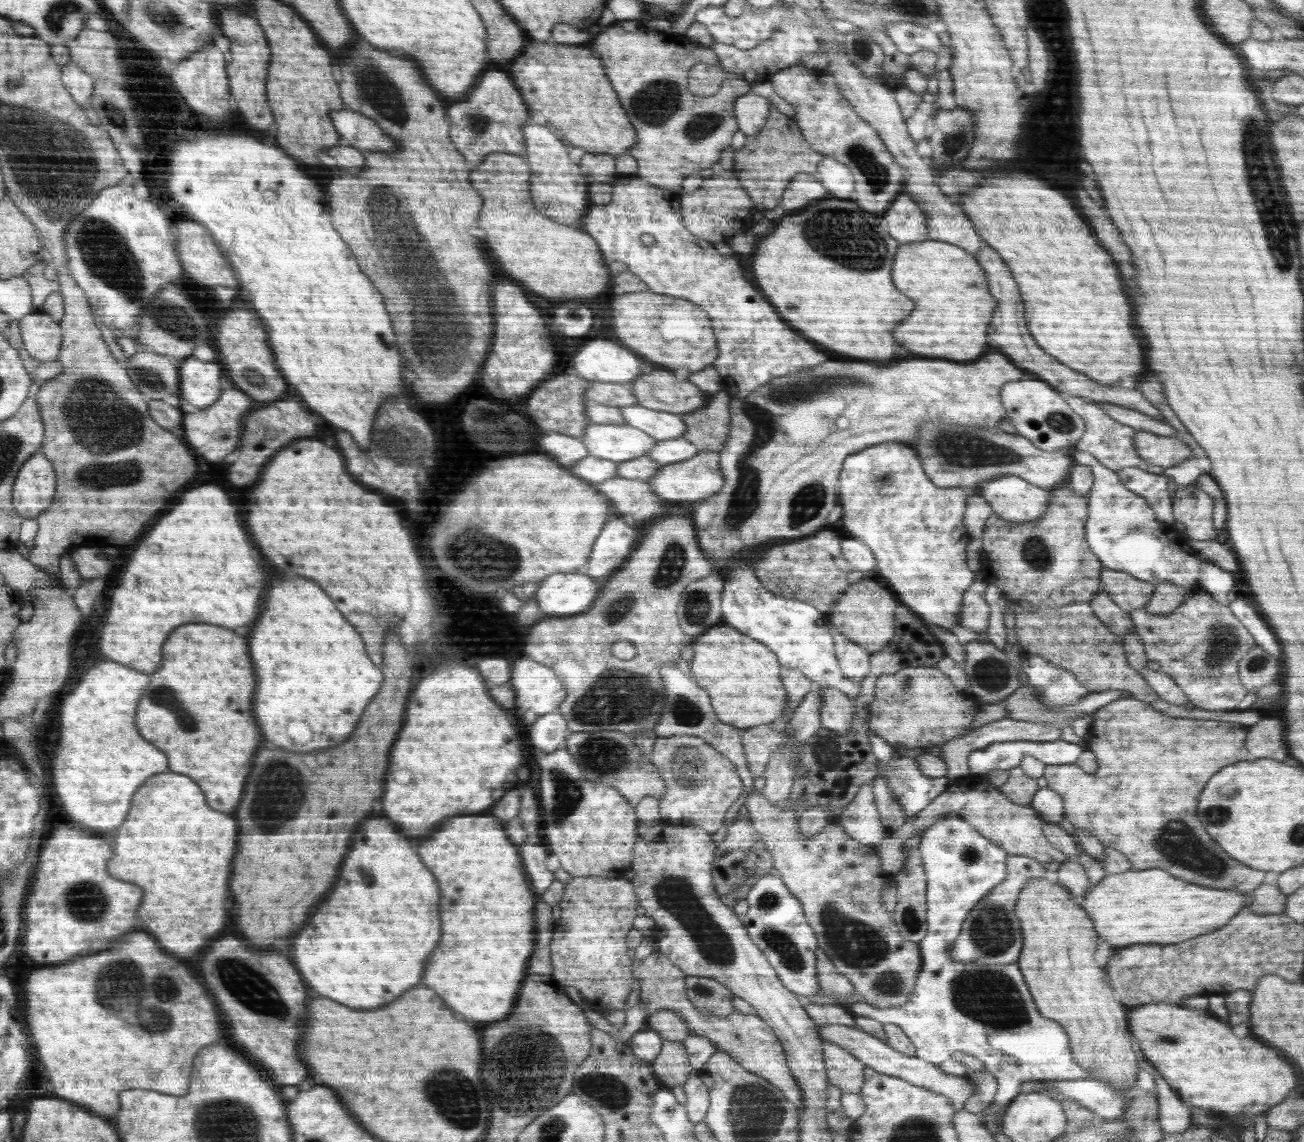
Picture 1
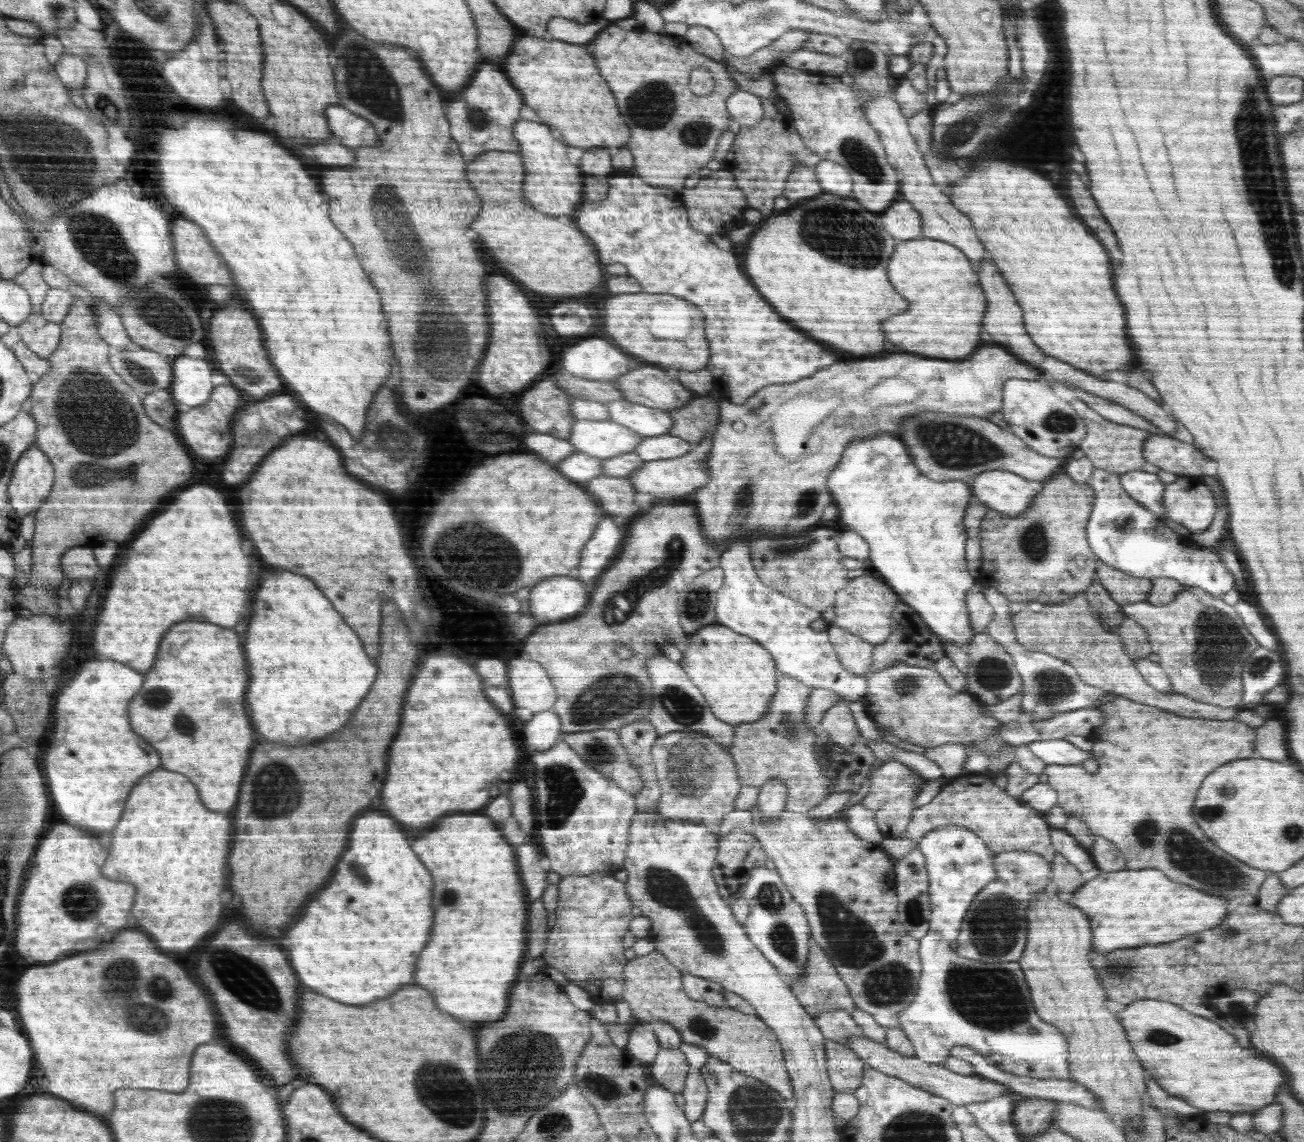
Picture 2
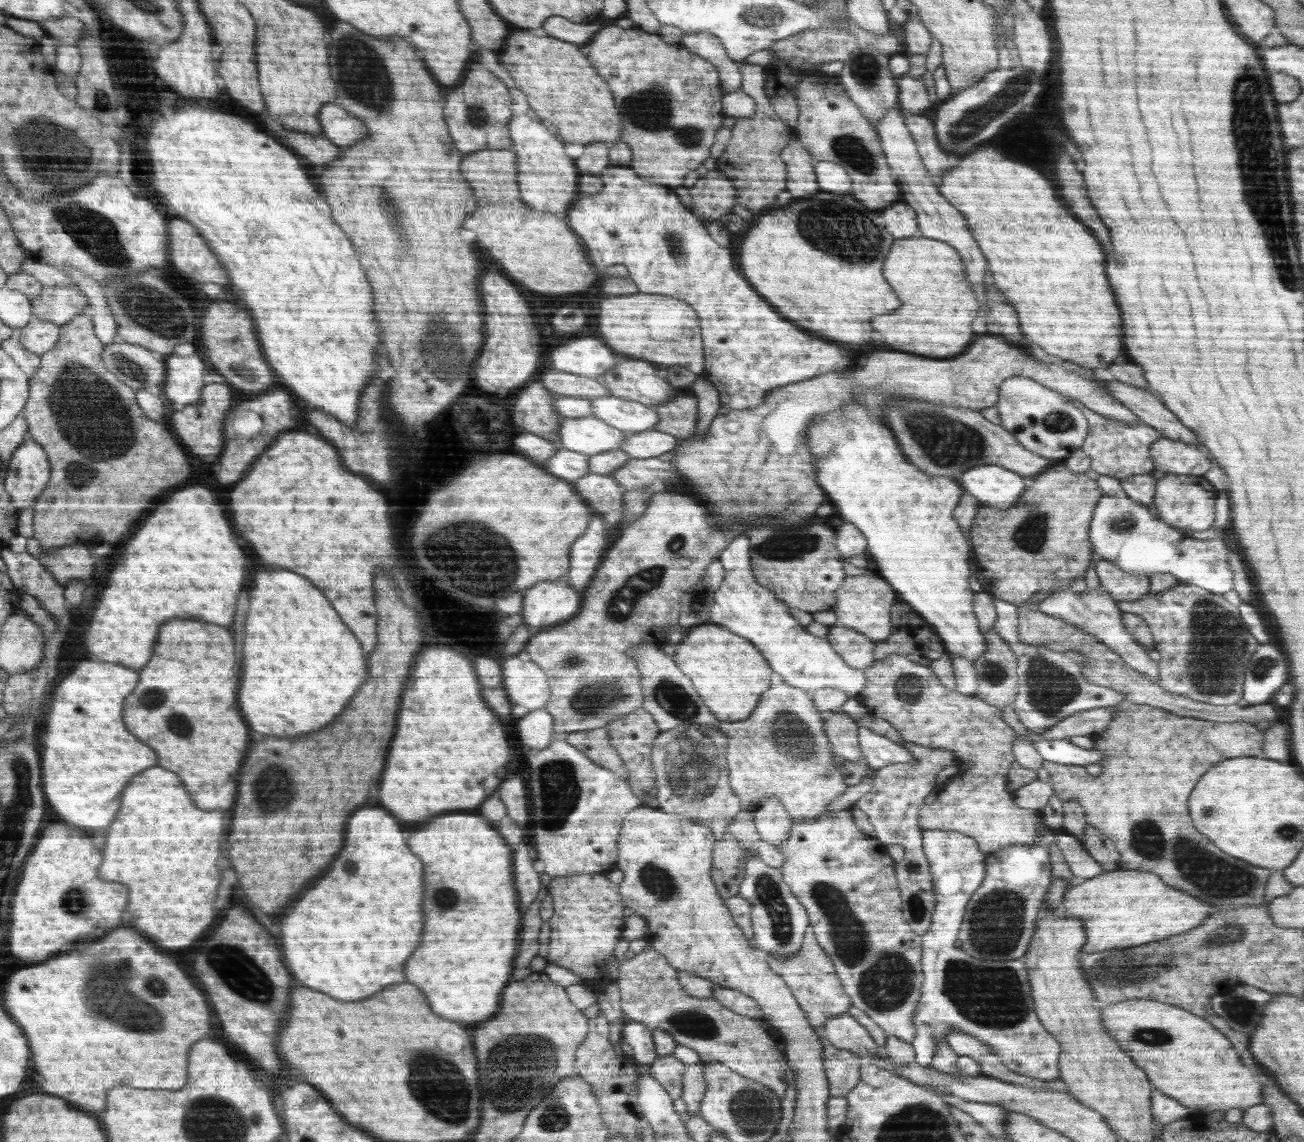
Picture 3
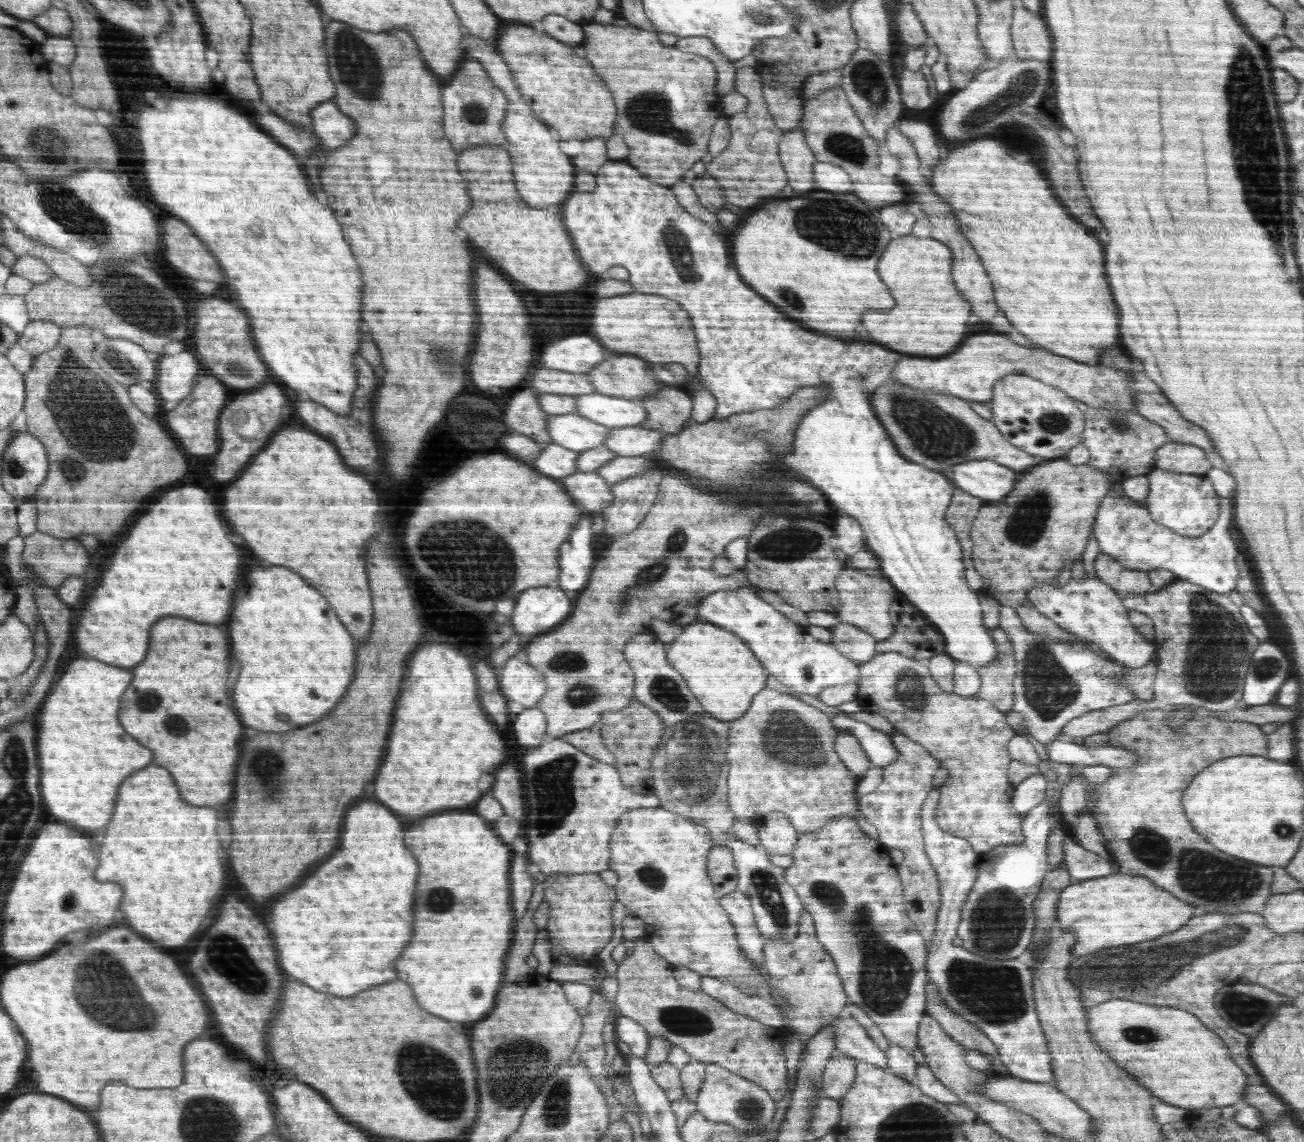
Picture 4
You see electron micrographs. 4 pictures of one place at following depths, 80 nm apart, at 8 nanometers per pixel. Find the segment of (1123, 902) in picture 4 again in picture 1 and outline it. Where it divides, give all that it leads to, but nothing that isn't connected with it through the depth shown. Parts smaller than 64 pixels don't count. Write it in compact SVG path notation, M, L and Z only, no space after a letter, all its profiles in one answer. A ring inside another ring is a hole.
M1148 869L1111 874L1102 877L1100 882L1091 886L1083 896L1081 907L1087 912L1094 923L1094 928L1114 950L1116 946L1130 946L1130 944L1174 944L1184 942L1201 934L1222 928L1230 919L1239 913L1242 907L1250 906L1251 896L1240 894L1235 890L1218 890L1207 886L1196 886L1186 882L1165 870Z

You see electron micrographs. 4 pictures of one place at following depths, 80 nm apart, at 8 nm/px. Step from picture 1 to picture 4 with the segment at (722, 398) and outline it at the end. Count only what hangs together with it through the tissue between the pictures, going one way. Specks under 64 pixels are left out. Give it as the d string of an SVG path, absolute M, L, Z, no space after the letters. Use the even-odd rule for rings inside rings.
M665 385L639 401L647 414L642 427L674 434L691 418L692 397L672 385Z

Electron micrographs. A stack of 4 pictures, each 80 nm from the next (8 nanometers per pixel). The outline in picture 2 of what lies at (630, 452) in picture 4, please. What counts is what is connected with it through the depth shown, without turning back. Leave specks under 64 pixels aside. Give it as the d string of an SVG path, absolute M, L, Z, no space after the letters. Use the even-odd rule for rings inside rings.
M674 435L644 437L635 453L644 461L666 460L689 453L694 444Z

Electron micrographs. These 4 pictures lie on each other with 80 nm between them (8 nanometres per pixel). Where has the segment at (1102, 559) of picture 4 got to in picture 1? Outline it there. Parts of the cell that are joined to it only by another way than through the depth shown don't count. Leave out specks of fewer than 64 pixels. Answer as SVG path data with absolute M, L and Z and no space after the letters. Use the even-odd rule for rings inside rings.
M1103 568L1100 584L1109 597L1126 612L1146 606L1155 586L1151 582L1141 581L1124 571Z

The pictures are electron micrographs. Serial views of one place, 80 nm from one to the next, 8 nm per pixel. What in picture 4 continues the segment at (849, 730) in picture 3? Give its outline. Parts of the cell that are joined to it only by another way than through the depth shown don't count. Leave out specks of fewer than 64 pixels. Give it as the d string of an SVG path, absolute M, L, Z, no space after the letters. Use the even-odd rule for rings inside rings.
M837 731L836 752L848 767L849 773L852 777L856 777L857 781L862 779L867 770L872 767L864 750L860 747L856 737L852 736L852 733Z

